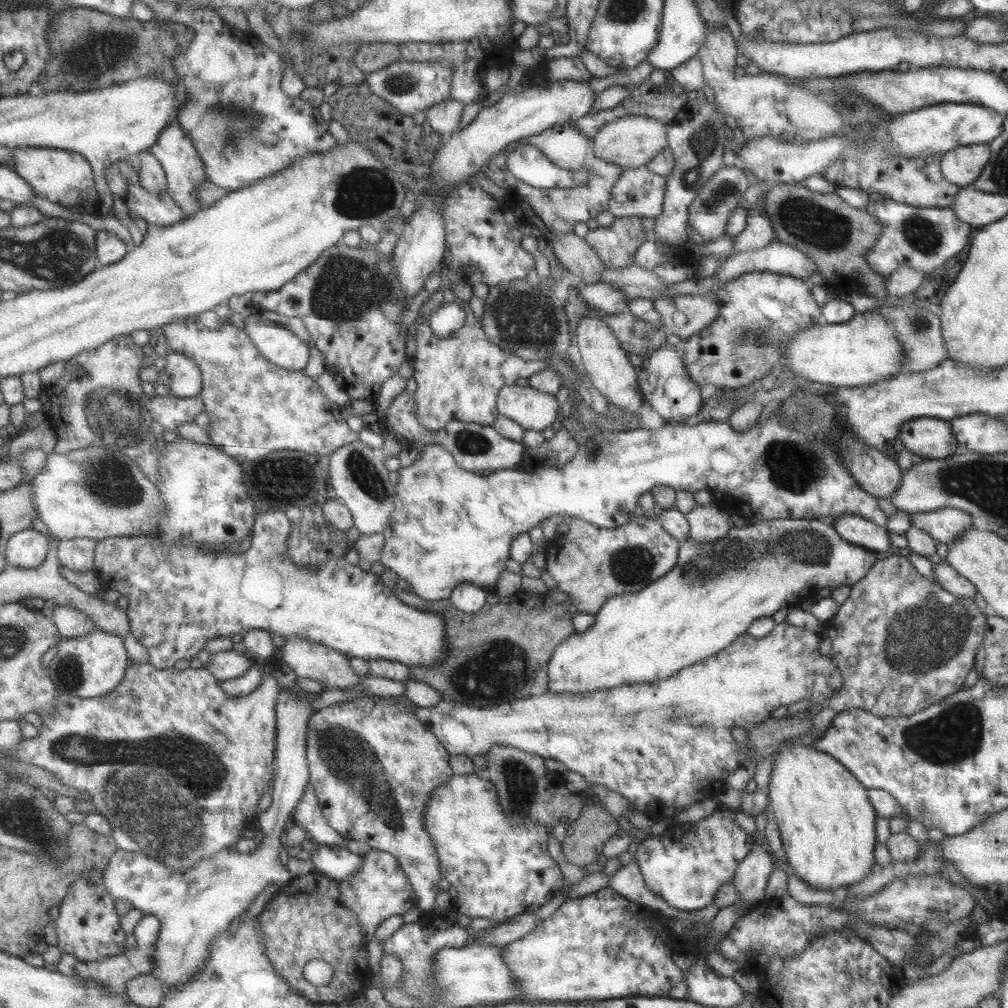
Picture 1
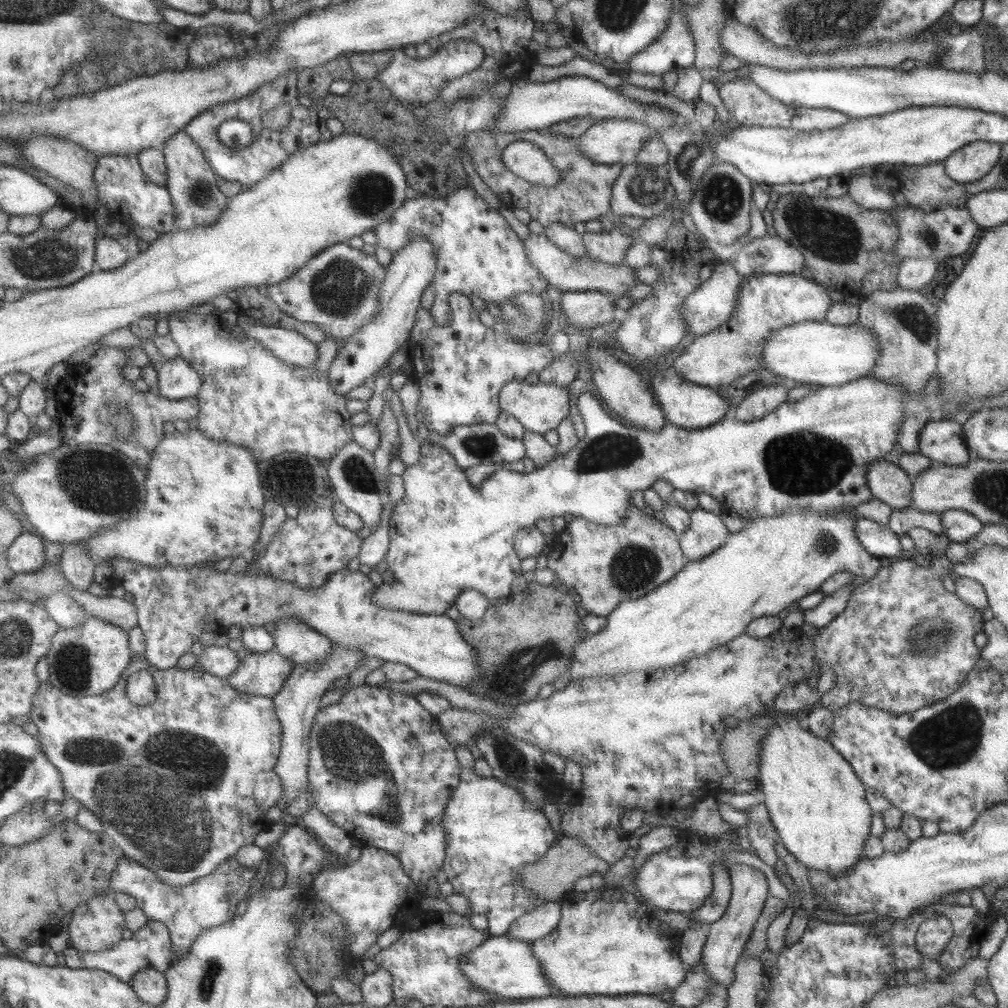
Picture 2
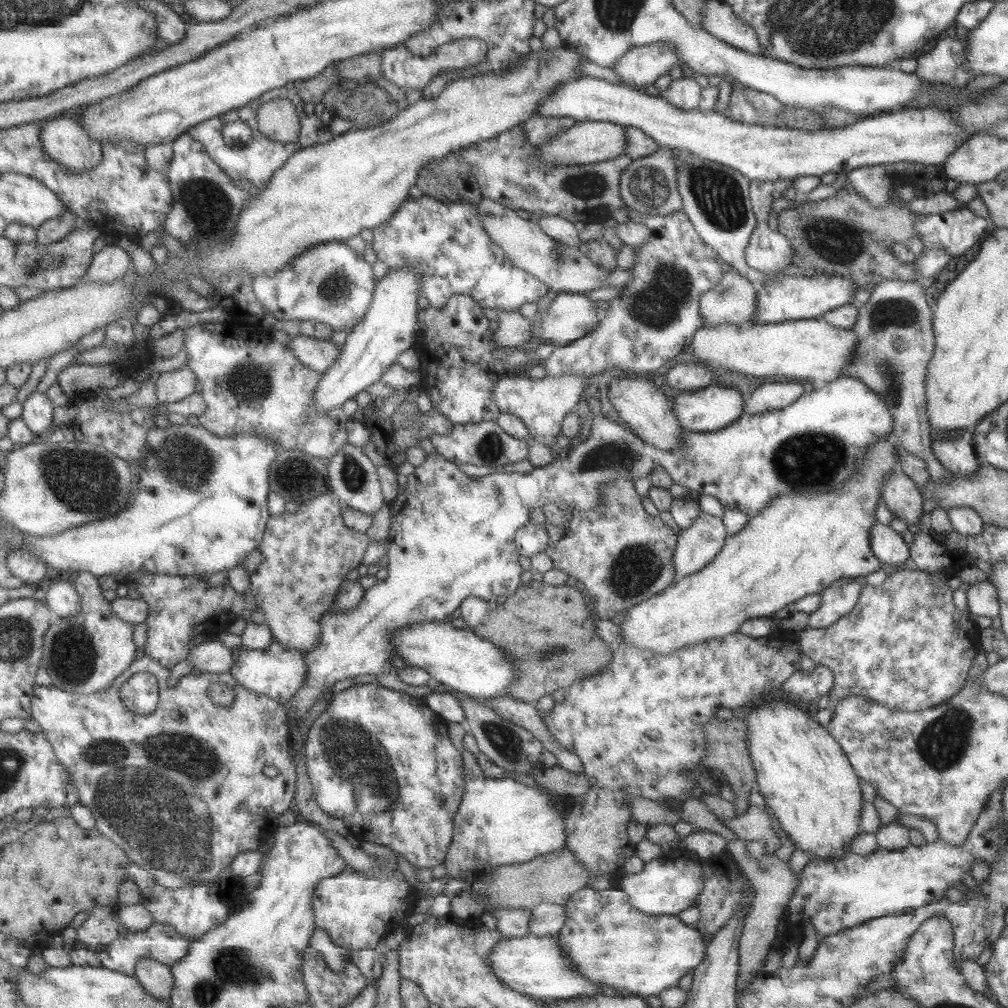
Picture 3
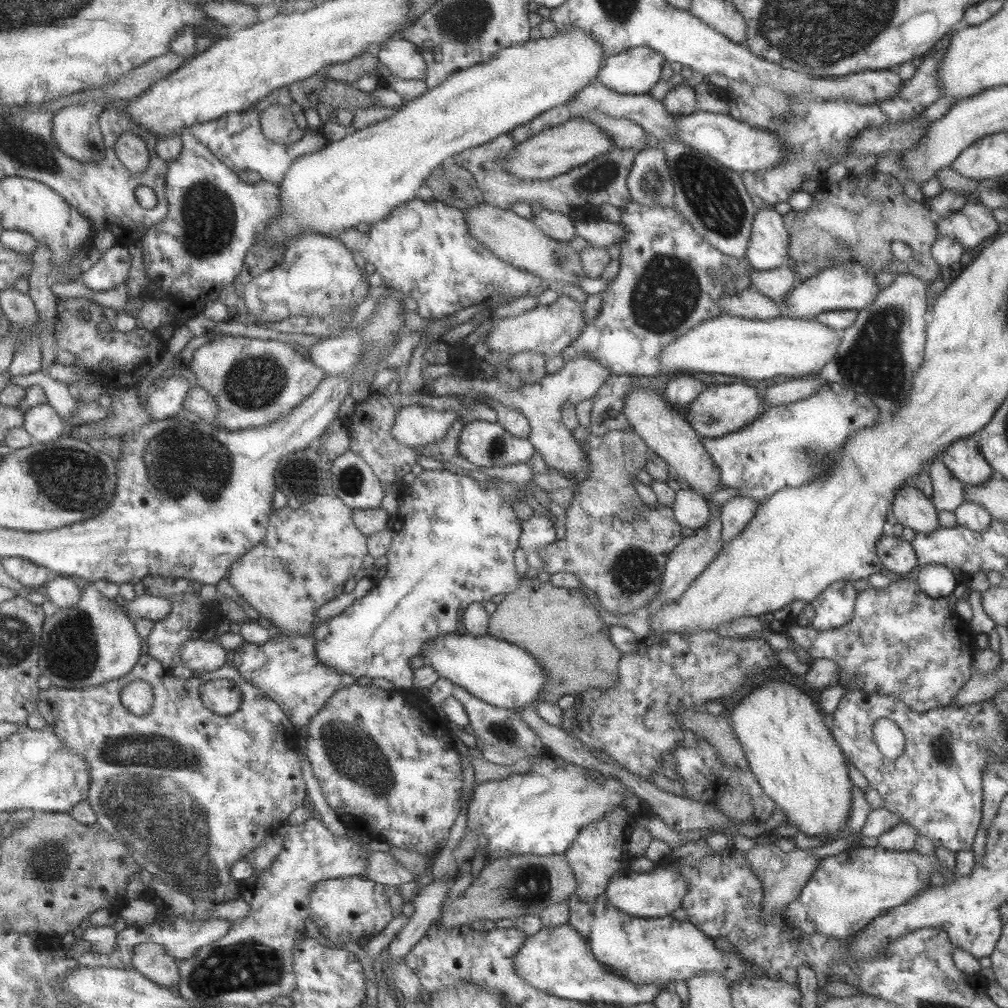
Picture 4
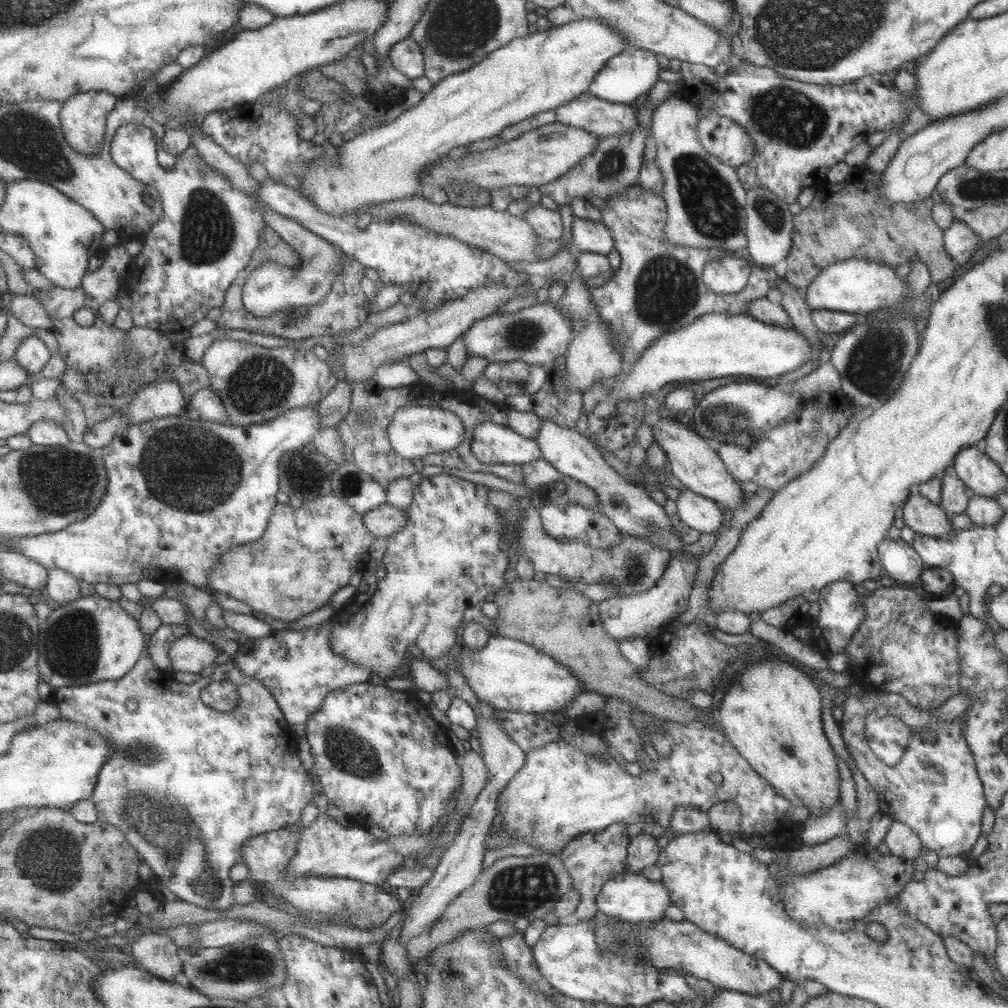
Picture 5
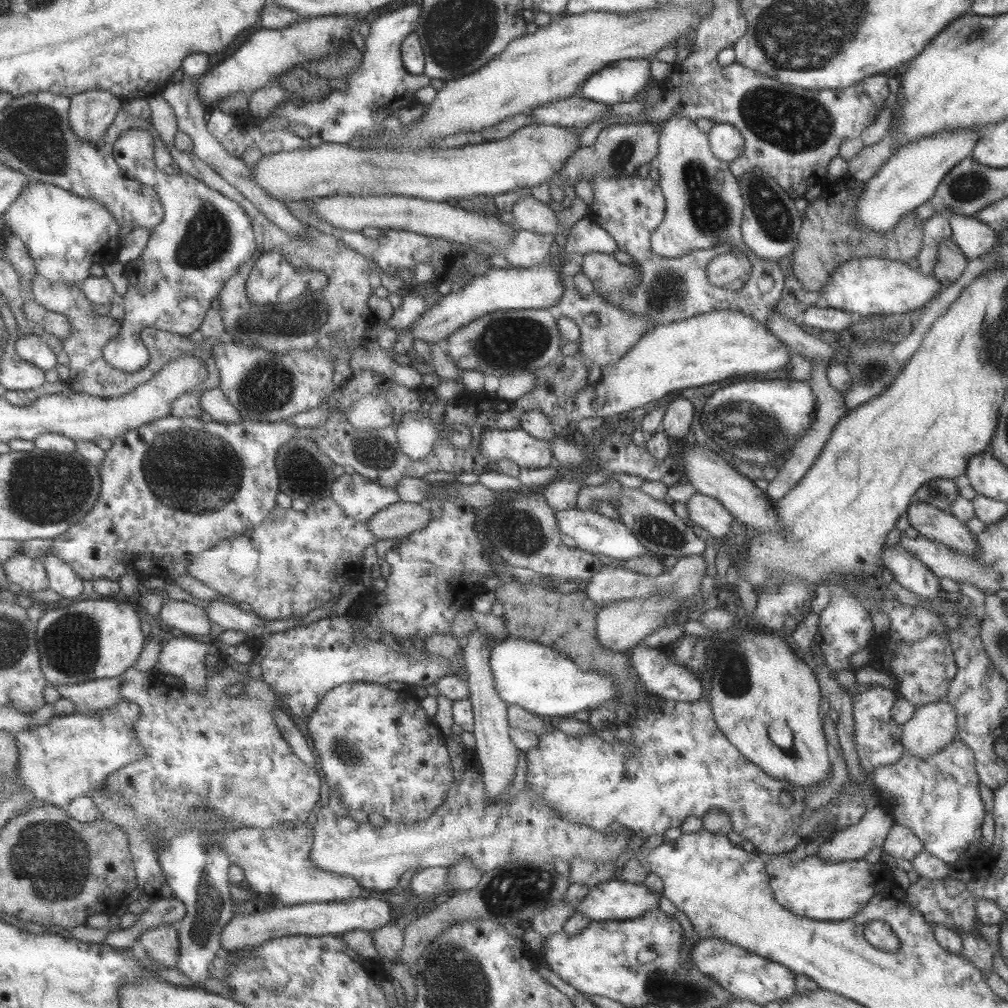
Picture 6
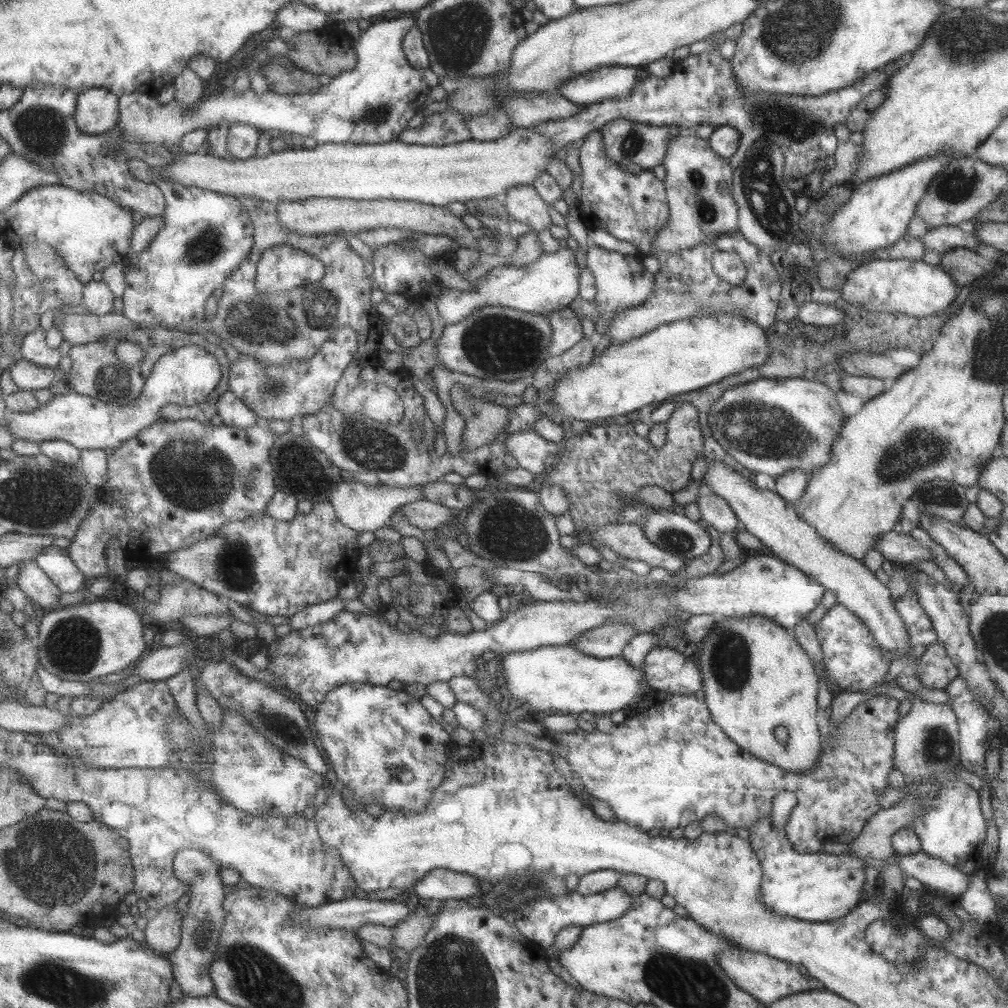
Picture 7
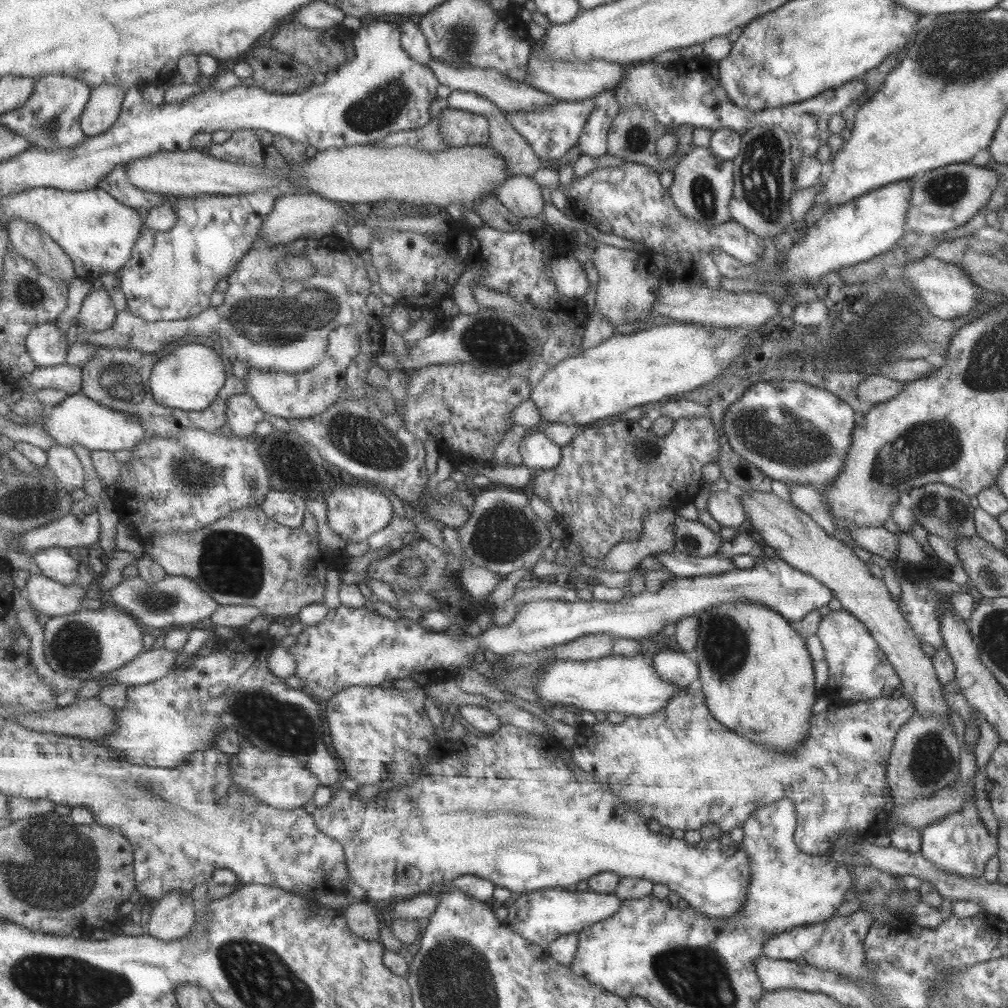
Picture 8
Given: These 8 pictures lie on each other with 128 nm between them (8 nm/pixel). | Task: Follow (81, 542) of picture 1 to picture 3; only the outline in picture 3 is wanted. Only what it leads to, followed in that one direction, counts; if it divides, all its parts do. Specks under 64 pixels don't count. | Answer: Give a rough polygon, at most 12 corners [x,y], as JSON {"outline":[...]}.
{"outline":[[92,572],[82,612],[54,618],[42,666],[61,690],[109,688],[135,662],[136,625]]}

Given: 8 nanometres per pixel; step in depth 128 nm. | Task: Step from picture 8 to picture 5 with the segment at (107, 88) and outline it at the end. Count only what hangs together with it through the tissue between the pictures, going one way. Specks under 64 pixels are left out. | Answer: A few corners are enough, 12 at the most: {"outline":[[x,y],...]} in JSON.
{"outline":[[91,91],[63,103],[70,145],[101,154],[120,97]]}

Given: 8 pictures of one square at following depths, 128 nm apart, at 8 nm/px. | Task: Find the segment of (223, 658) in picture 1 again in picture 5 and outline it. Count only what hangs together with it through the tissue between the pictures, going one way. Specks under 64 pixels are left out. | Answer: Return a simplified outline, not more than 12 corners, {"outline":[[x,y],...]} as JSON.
{"outline":[[191,634],[172,644],[171,672],[199,673],[221,650]]}

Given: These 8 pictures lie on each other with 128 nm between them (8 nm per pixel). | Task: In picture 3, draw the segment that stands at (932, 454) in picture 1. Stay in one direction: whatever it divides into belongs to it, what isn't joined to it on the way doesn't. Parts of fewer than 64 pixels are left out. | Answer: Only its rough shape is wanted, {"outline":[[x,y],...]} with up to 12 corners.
{"outline":[[971,429],[930,431],[930,449],[951,474],[978,469]]}

